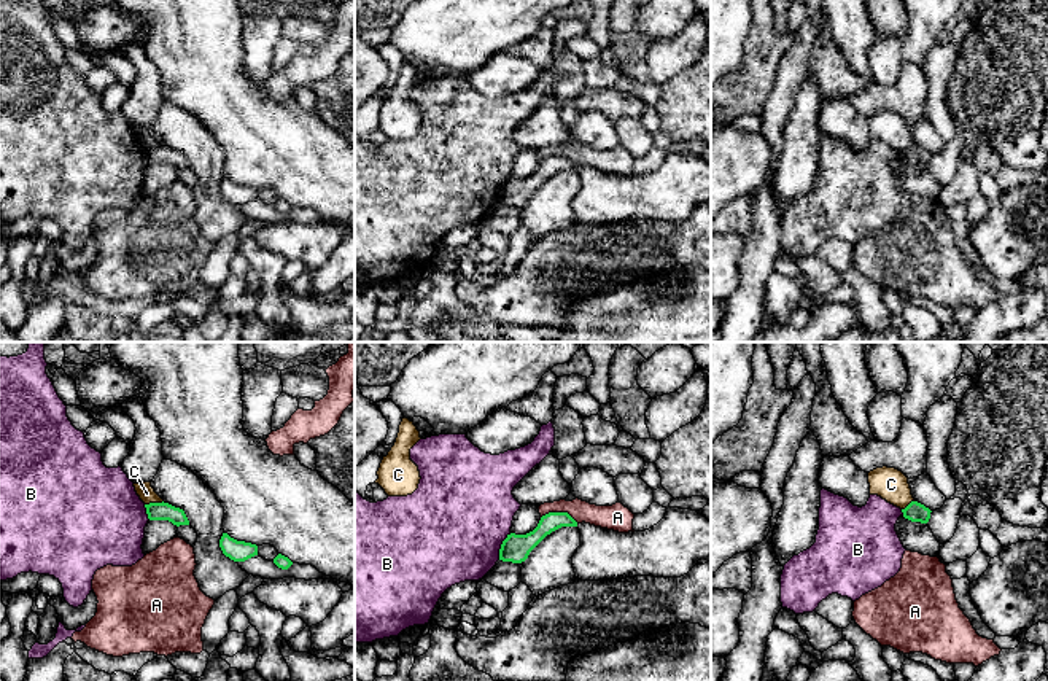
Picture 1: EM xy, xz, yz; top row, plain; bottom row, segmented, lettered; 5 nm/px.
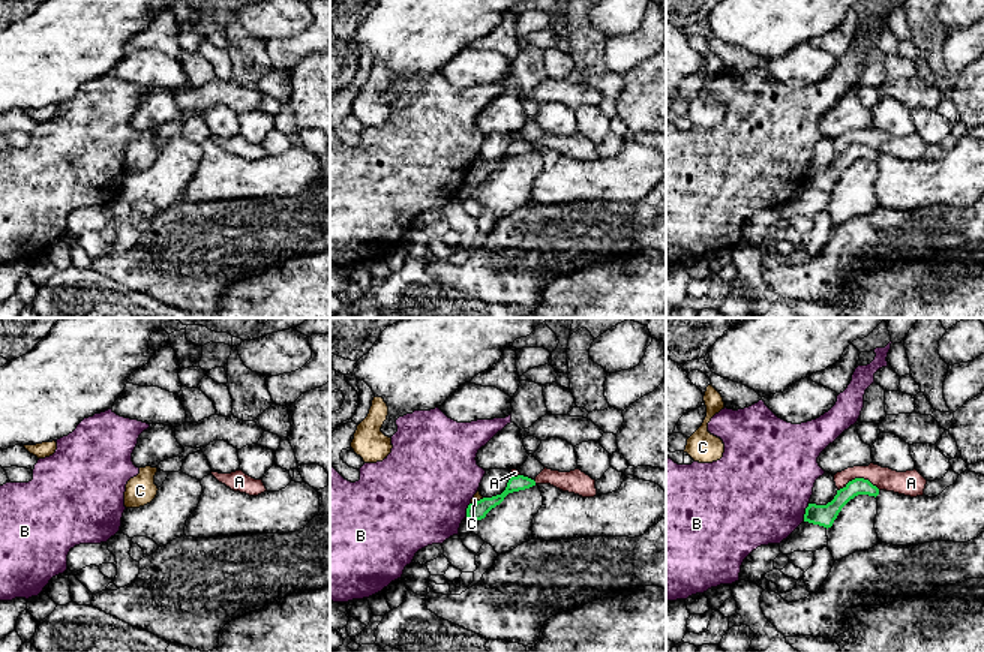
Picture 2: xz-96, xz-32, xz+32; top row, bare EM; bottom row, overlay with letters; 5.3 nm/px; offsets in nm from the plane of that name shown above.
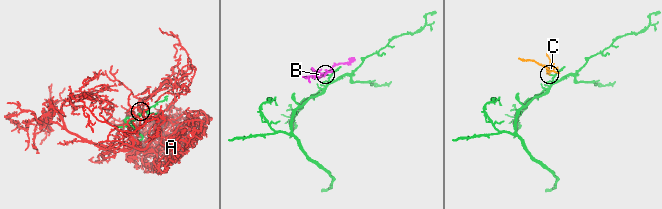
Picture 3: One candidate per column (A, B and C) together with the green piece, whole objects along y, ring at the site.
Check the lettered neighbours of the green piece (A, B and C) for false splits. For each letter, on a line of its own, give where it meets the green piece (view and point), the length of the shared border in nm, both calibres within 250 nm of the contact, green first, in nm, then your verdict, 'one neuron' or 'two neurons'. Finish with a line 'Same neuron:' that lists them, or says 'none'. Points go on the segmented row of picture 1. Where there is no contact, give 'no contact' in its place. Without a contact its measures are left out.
A: xz (560, 513) | 190 nm | 110/120 nm | two neurons
B: xz (501, 546) | 150 nm | 140/500 nm | two neurons
C: xy (153, 503) | 100 nm | 100/90 nm | two neurons
Same neuron: none

